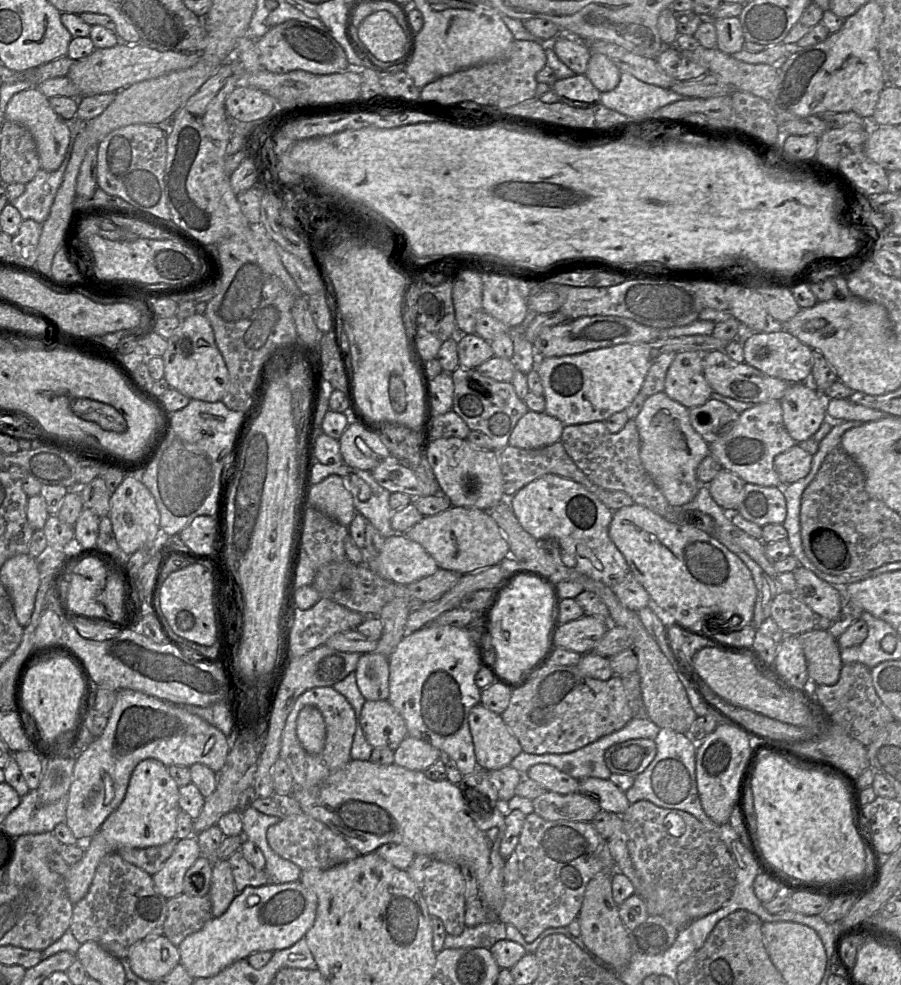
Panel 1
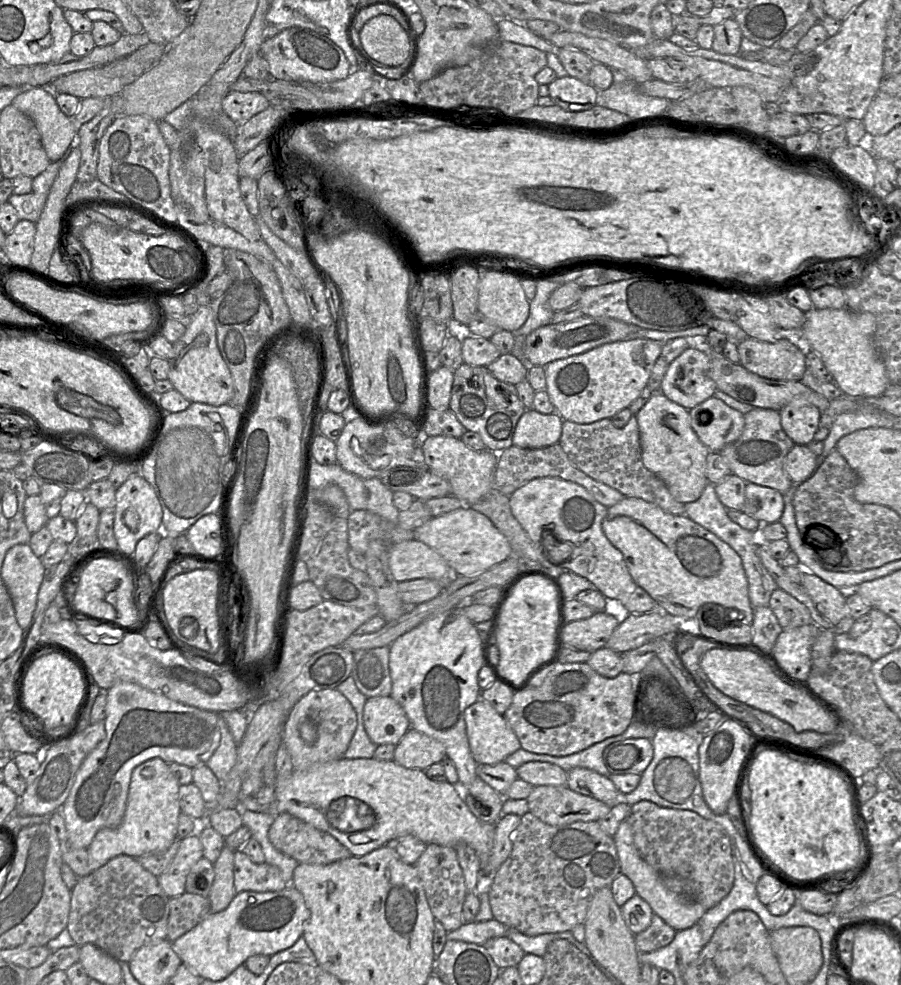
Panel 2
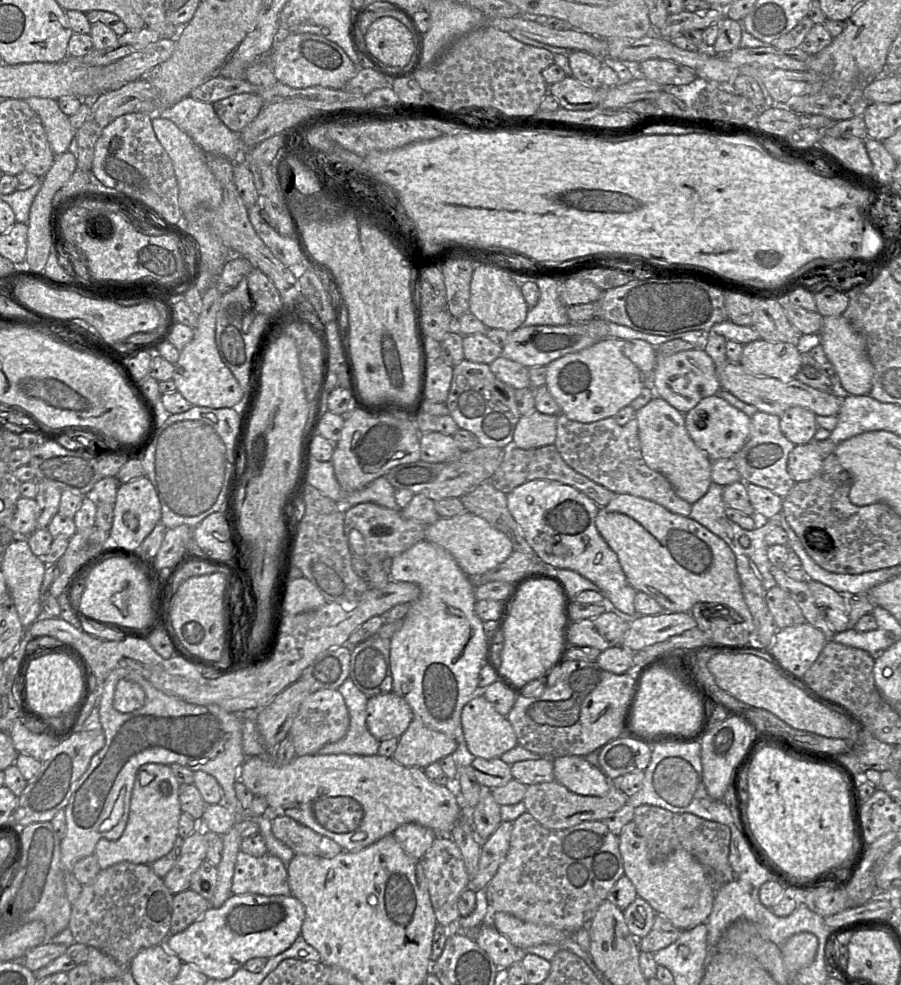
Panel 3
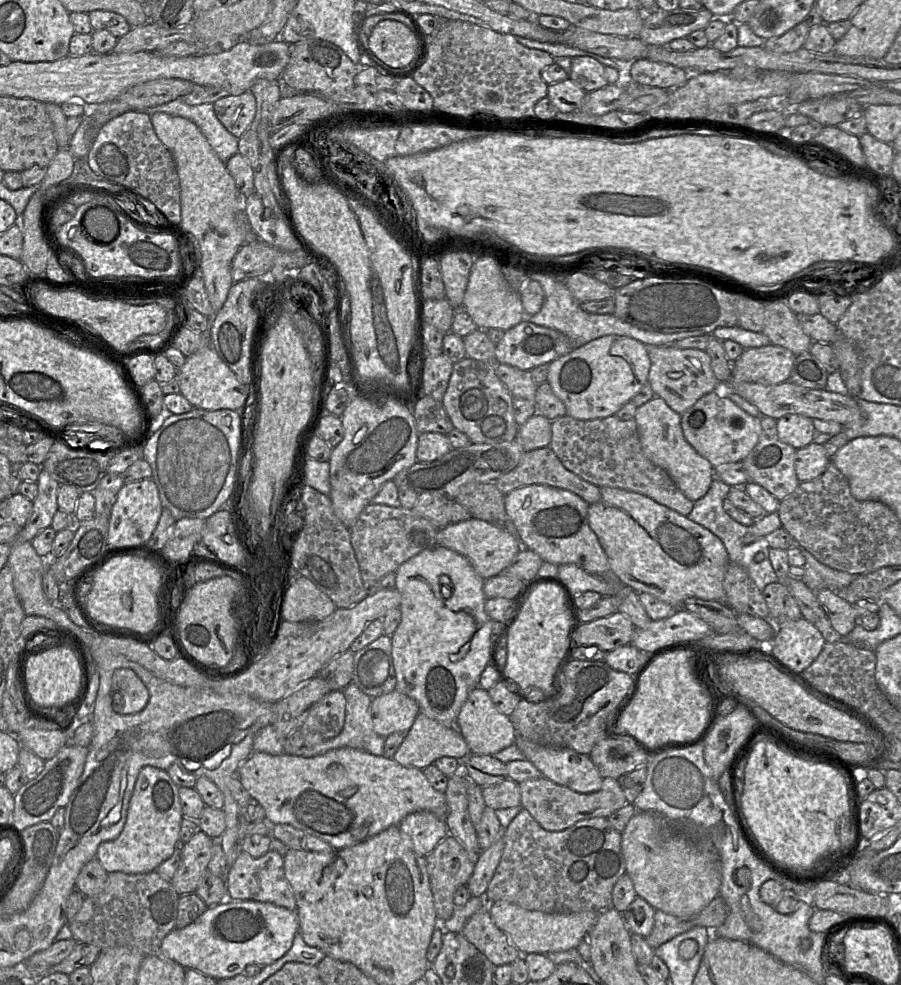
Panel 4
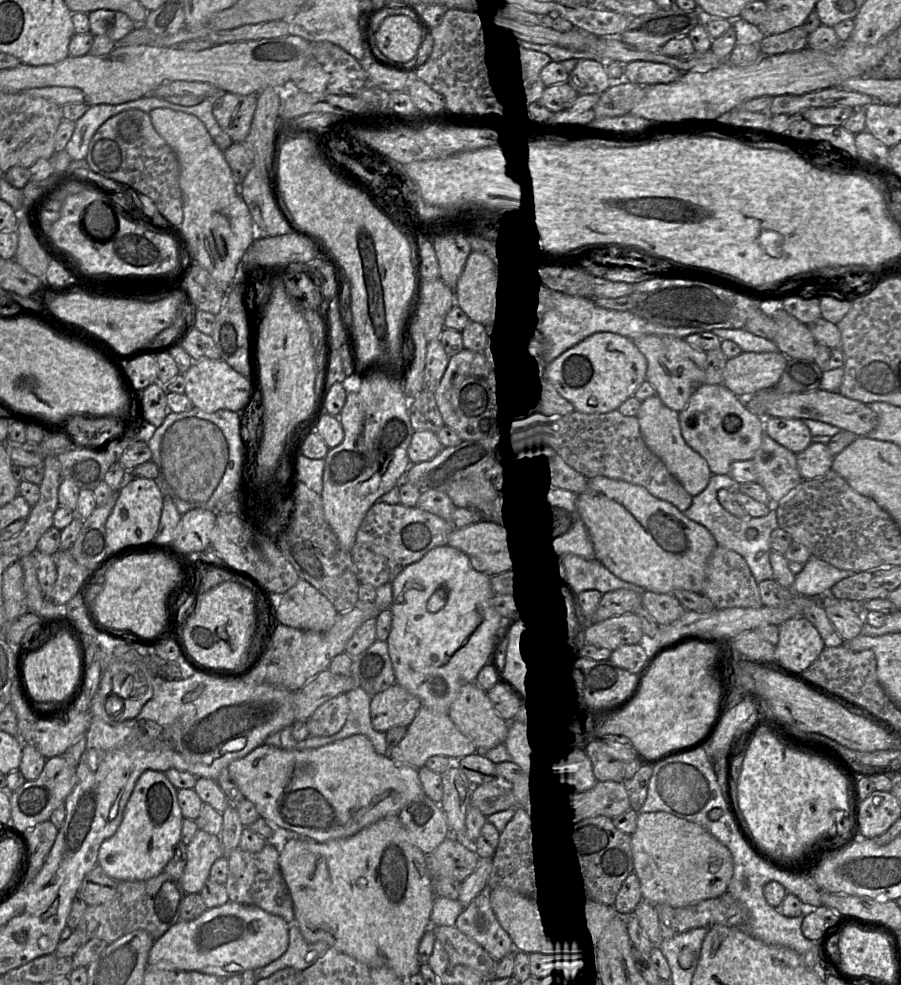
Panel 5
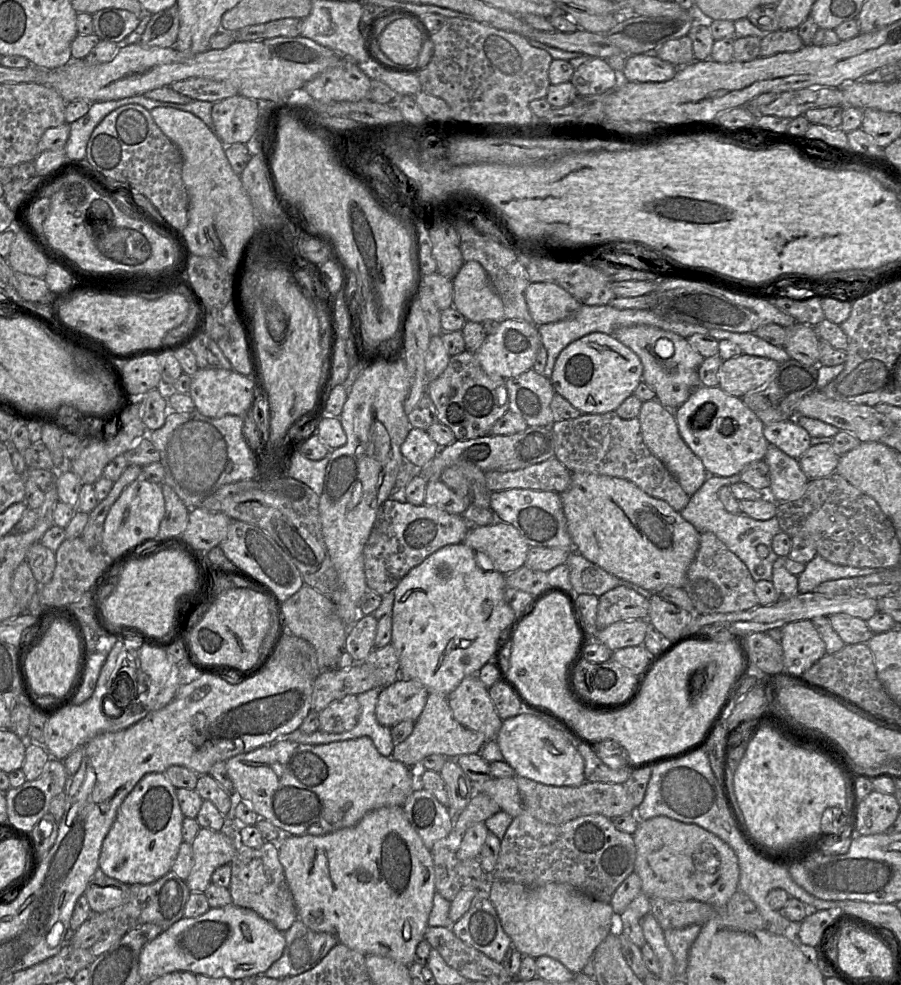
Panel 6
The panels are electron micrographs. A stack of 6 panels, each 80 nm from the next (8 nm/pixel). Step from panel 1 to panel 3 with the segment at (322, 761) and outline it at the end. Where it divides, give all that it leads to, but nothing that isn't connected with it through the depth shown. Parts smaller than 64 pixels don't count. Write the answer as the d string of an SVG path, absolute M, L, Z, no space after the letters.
M337 689L318 690L309 694L300 705L288 736L297 756L313 755L329 743L342 739L349 728L350 718L342 694Z

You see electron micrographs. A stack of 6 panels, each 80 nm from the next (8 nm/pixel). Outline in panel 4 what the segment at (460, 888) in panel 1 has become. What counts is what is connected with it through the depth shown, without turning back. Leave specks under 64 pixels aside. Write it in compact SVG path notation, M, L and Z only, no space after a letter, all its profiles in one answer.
M451 835L425 856L425 860L438 922L444 922L454 912L455 891L460 886L466 886L476 863Z

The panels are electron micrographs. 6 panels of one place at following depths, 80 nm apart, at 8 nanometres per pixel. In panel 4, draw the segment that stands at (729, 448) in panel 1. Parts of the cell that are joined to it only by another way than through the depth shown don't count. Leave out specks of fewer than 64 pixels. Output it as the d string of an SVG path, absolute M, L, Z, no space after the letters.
M760 416L761 433L758 442L747 457L744 458L743 465L749 481L762 486L781 501L788 497L800 482L794 468L797 449L779 439L776 420L768 416Z

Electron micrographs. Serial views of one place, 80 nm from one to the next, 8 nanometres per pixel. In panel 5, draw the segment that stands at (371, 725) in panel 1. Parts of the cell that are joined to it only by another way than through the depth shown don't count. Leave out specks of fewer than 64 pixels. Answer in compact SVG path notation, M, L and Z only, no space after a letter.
M396 683L372 697L372 726L379 732L387 732L398 726L407 728L421 707L422 702L417 696Z

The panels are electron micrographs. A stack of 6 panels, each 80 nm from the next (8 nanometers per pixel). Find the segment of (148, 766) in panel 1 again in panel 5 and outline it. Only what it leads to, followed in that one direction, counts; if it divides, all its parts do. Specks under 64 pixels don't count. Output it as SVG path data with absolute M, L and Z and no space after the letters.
M146 770L140 775L121 824L113 836L102 842L98 851L97 864L108 876L117 881L145 881L164 871L181 842L184 817L177 790L164 772Z

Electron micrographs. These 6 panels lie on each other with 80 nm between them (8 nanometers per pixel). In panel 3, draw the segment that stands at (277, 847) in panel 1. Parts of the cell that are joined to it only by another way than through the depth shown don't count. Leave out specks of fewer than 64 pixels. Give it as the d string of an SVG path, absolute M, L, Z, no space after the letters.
M271 816L271 825L273 835L295 855L332 858L343 851L331 838L316 833L288 816Z

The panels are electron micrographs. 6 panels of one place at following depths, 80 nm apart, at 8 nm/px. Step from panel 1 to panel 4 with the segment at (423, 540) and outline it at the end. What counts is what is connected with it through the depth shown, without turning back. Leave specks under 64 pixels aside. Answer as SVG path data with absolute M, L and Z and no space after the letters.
M473 517L439 528L437 545L451 549L465 557L475 572L484 580L499 575L521 550L518 541L512 535L486 521Z

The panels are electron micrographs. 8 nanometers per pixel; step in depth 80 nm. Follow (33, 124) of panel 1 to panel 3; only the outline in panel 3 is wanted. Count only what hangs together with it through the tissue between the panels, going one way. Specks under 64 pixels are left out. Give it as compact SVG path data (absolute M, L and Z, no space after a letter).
M30 97L25 101L39 115L54 155L67 152L75 136L75 130L70 124L69 117L60 110L57 100Z

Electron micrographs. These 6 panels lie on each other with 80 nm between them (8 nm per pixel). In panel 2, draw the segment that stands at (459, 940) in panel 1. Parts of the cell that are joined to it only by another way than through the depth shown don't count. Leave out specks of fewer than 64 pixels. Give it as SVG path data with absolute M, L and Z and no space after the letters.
M494 919L465 923L460 928L448 932L447 940L484 945L490 939L506 936L507 929L506 925Z

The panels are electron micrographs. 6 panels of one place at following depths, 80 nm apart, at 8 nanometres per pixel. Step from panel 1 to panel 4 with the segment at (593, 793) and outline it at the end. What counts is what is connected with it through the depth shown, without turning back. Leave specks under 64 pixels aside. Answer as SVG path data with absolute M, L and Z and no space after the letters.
M516 734L514 743L545 777L577 793L599 791L603 778L589 758L570 748L541 746Z

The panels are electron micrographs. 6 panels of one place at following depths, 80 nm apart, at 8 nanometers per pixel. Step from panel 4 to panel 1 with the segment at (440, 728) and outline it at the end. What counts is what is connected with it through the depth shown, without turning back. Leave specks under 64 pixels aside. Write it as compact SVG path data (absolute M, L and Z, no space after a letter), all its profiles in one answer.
M407 735L394 751L394 763L412 771L425 771L442 756L430 743Z

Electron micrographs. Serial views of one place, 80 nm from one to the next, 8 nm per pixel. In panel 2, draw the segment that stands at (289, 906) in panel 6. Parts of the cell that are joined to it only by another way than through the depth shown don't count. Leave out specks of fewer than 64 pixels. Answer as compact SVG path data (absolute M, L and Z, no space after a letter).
M241 850L234 853L234 887L236 893L244 891L275 892L285 889L287 884L280 870L266 862L254 863Z

